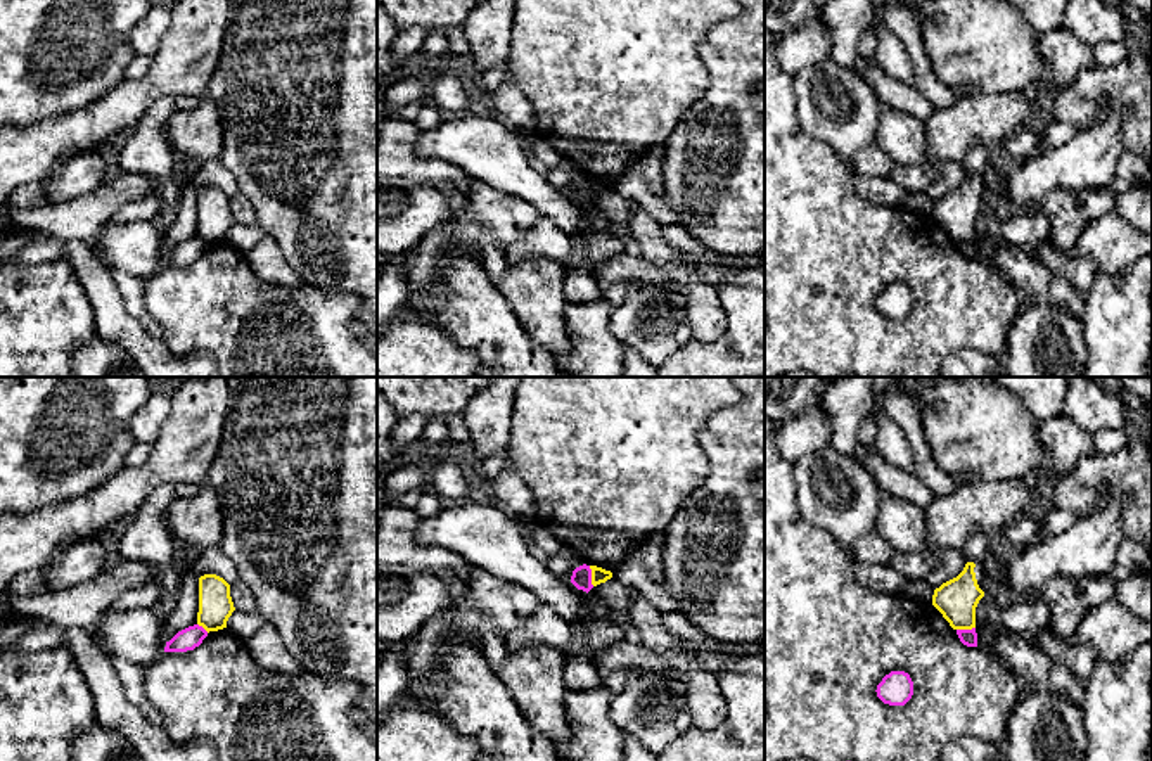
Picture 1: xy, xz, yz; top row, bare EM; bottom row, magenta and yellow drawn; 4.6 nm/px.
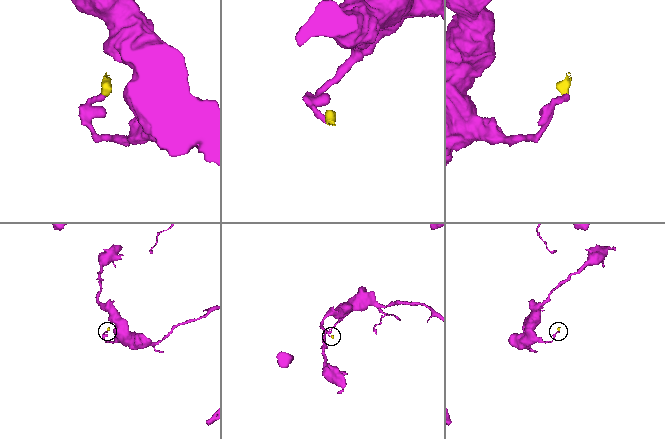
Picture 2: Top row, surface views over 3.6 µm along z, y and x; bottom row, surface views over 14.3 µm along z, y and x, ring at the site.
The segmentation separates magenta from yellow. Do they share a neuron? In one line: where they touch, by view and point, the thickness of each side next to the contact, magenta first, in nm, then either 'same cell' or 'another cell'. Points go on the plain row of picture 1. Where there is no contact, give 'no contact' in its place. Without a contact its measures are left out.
contact xz (590, 189); calibres 100 and 70 nm; another cell

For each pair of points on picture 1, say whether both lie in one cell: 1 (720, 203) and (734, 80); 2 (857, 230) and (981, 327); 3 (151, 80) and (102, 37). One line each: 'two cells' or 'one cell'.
1: one cell
2: one cell
3: two cells

